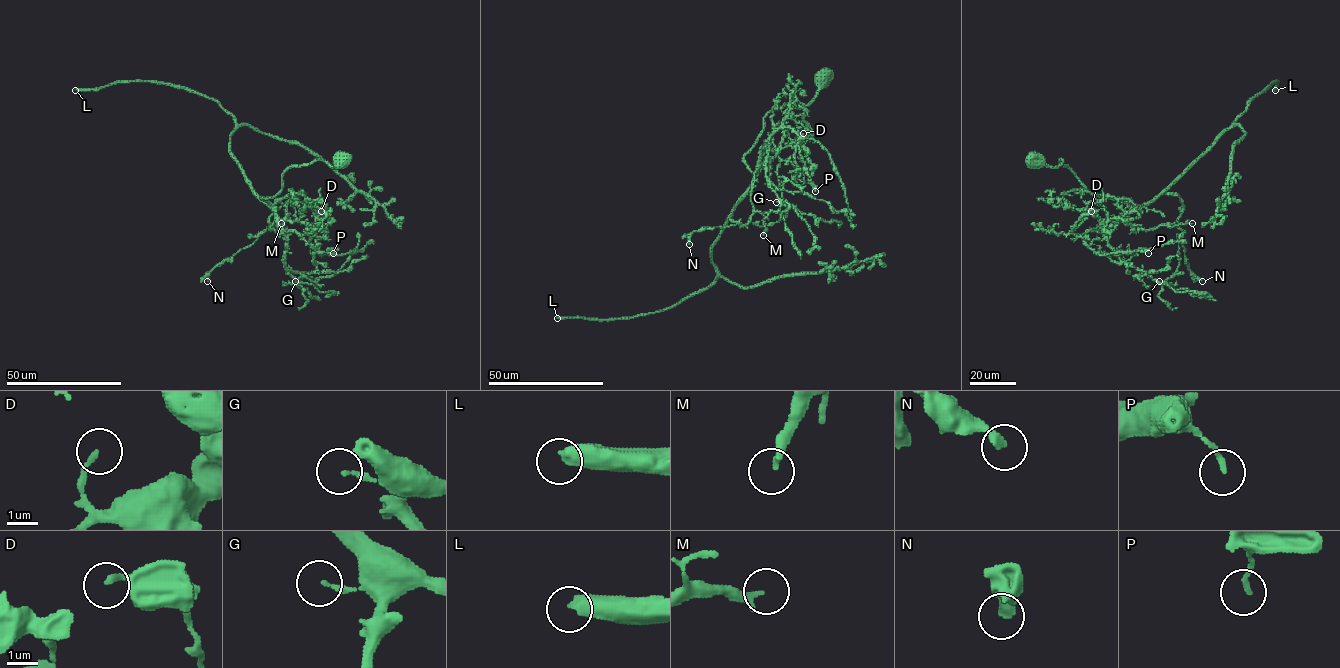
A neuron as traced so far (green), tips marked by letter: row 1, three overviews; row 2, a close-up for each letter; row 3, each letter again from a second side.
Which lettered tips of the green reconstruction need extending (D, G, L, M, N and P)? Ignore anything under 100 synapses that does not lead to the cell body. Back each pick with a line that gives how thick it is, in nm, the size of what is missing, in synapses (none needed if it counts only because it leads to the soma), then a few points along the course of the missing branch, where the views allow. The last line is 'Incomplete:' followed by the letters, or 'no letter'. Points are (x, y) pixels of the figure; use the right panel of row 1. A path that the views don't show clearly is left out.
L: Thickness 500 nm. Roughly 170 synapses. Course of what is missing: (1275, 90), (1255, 101), (1244, 120), (1248, 139), (1238, 168), (1230, 221), (1235, 205)
Incomplete: L

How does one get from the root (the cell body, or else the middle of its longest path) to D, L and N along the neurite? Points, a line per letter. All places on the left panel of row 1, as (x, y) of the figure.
D: (340, 159), (291, 166), (281, 189), (262, 198), (280, 227), (299, 234), (321, 226), (329, 210), (321, 211)
L: (340, 159), (291, 166), (262, 198), (272, 207), (232, 153), (235, 119), (216, 101), (154, 81), (75, 90)
N: (340, 159), (291, 166), (281, 189), (262, 198), (274, 207), (270, 228), (207, 281)

